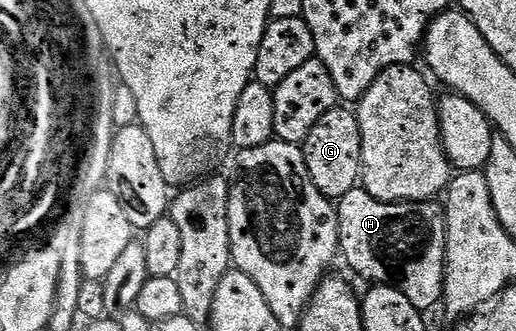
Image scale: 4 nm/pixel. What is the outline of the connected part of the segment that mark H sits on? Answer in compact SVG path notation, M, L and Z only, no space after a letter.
M359 186L348 190L348 194L344 194L342 199L337 201L336 211L338 213L338 247L340 249L341 259L346 259L346 264L358 276L370 280L375 285L389 284L390 287L400 290L400 294L404 294L404 298L408 298L408 302L412 302L412 306L416 306L419 312L429 313L429 308L439 307L442 304L442 291L444 290L444 278L446 277L446 209L437 199L419 200L417 202L395 202L392 200L377 200L372 198L372 194L368 194L366 189Z

